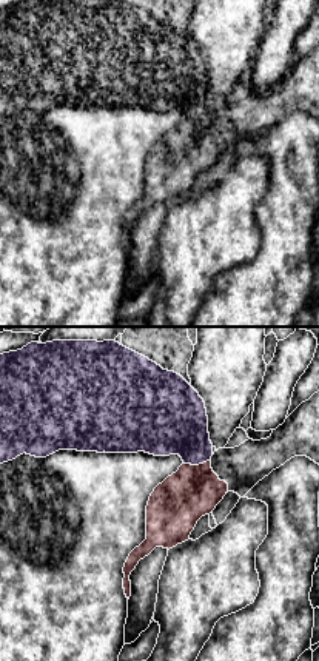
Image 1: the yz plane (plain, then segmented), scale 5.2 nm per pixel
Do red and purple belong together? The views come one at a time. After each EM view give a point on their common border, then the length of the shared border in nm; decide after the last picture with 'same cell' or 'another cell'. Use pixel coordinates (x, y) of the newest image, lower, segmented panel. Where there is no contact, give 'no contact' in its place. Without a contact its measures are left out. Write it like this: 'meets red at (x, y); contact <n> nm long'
meets red at (196, 466); contact 140 nm long

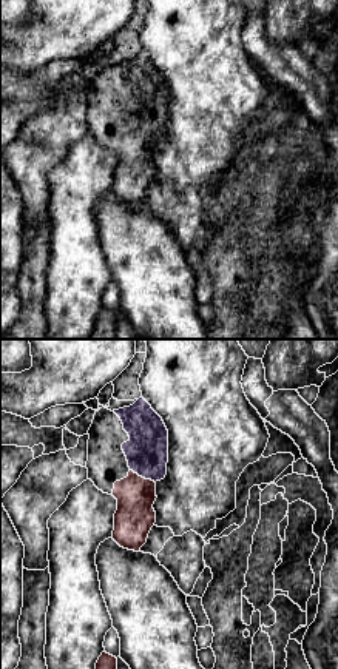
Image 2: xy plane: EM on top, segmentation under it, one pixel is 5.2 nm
meets red at (141, 477); contact 150 nm long

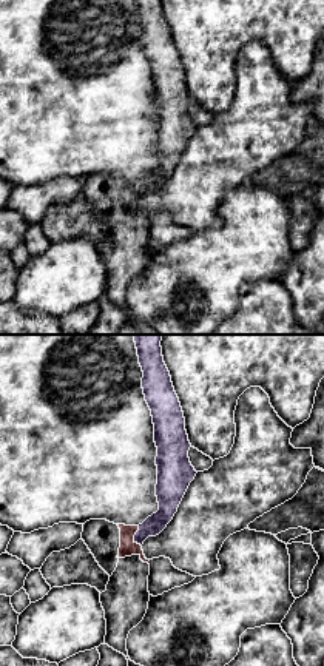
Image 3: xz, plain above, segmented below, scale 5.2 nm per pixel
meets red at (133, 537); contact 110 nm long

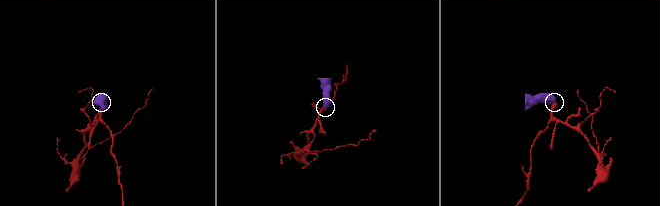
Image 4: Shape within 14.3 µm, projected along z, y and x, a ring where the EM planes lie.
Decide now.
same cell

